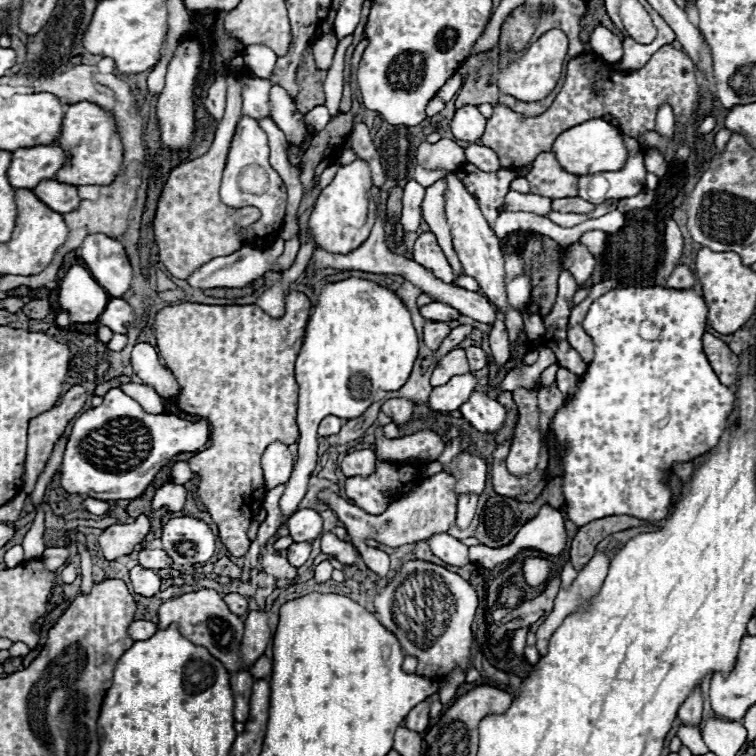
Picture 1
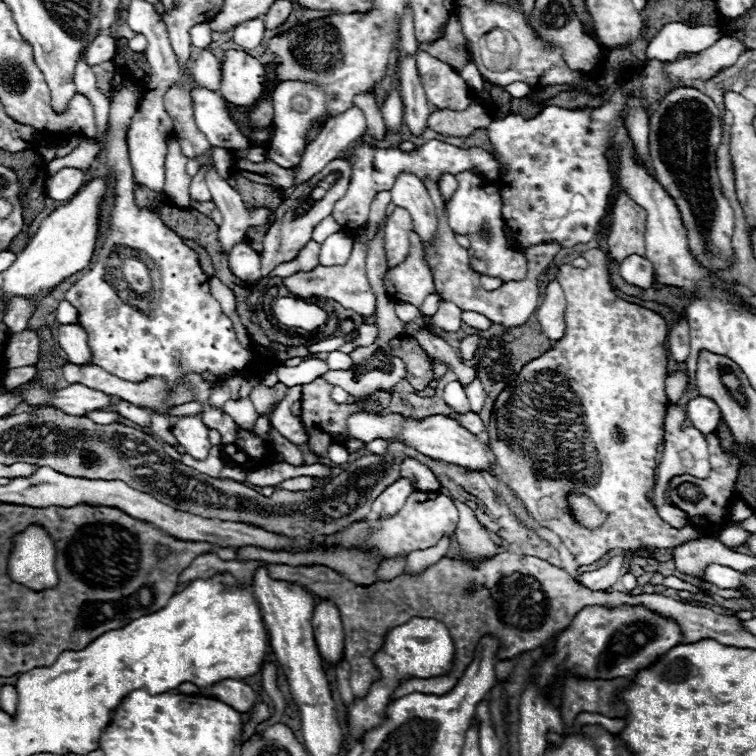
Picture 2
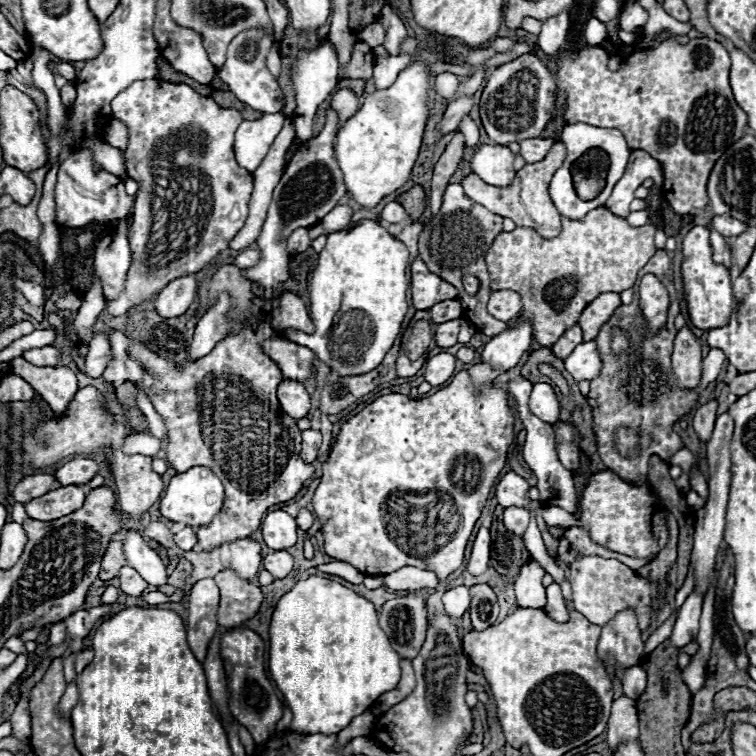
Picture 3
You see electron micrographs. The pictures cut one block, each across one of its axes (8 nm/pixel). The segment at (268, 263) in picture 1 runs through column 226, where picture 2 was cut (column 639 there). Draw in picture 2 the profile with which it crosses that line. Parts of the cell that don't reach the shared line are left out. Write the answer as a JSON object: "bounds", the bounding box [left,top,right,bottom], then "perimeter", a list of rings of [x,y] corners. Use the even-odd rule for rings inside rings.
{"bounds":[620,254,652,288],"perimeter":[[[632,254],[620,262],[620,276],[624,282],[638,286],[638,288],[650,288],[652,286],[652,264],[638,254]]]}

